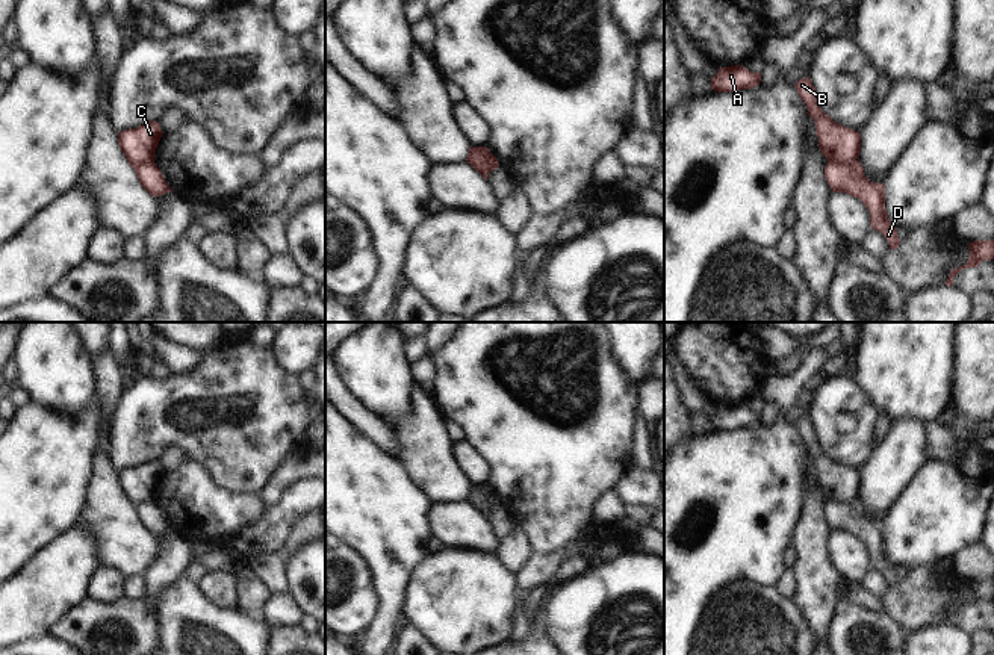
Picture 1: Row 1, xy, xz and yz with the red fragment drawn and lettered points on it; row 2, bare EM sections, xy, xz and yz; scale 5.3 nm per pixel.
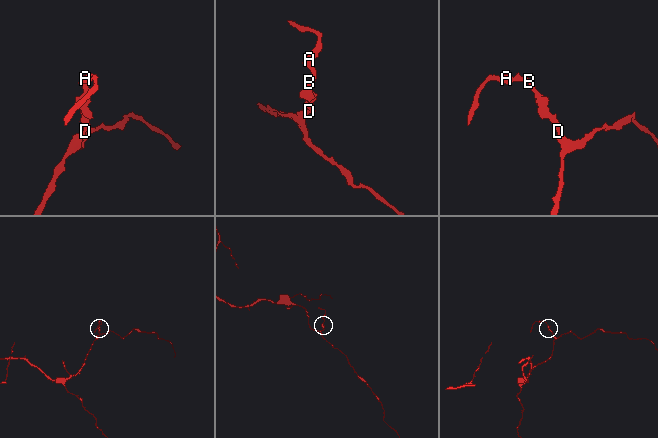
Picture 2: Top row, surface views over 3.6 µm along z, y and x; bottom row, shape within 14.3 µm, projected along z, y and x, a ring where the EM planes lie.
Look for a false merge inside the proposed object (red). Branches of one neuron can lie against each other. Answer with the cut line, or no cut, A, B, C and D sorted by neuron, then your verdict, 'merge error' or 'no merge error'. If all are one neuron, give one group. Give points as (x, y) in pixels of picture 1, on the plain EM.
cut in xz along (478, 486), (487, 496), (487, 507), (481, 513); A B C / D; merge error

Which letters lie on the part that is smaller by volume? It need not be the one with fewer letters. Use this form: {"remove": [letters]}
{"remove": ["A", "B", "C"]}

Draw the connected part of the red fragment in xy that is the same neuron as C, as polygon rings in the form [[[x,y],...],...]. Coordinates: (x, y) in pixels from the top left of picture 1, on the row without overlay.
[[[148,460],[136,467],[118,470],[120,487],[132,507],[154,501],[162,472],[157,460]]]

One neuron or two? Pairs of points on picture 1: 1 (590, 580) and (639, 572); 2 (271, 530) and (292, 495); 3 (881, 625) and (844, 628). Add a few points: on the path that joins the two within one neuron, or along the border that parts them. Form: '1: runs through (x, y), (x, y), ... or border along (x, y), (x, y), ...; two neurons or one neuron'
1: runs through (602, 580), (627, 580); one neuron
2: runs through (277, 521), (291, 504); one neuron
3: runs through (872, 628), (854, 628); one neuron

